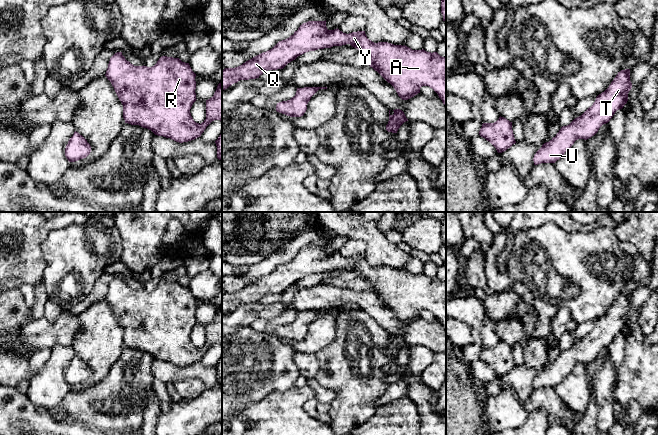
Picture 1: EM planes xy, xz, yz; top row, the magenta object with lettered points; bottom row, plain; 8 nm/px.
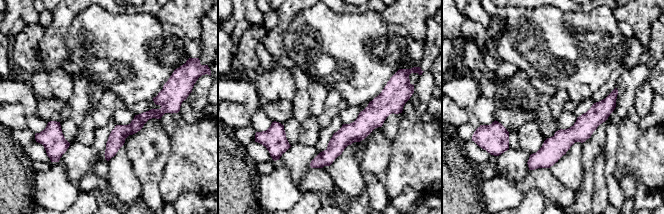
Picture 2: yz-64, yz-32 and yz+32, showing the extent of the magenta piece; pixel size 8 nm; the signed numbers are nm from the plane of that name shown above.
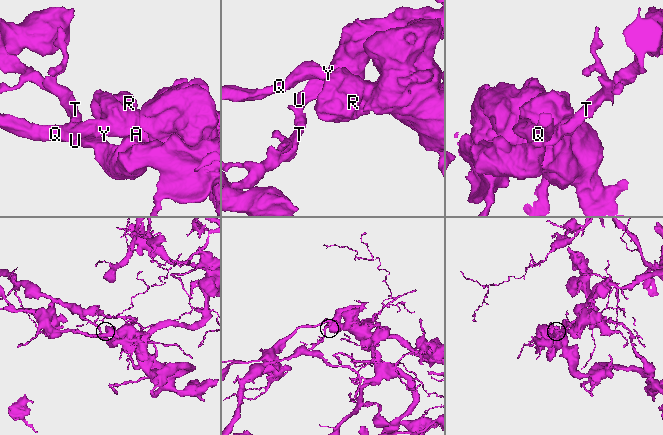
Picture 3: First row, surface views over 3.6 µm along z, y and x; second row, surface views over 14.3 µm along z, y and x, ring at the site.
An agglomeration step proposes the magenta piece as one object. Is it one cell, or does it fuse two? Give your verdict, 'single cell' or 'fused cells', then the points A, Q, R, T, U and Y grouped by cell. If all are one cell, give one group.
single cell | A Q R T U Y

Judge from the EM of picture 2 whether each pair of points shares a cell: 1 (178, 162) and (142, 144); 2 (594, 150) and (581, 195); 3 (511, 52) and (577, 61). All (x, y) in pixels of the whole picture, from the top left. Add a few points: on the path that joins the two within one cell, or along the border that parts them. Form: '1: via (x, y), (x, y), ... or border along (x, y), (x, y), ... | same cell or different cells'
1: border along (171, 137), (171, 150), (161, 179) | different cells
2: via (588, 161), (587, 184) | same cell
3: via (527, 52), (561, 52) | same cell

